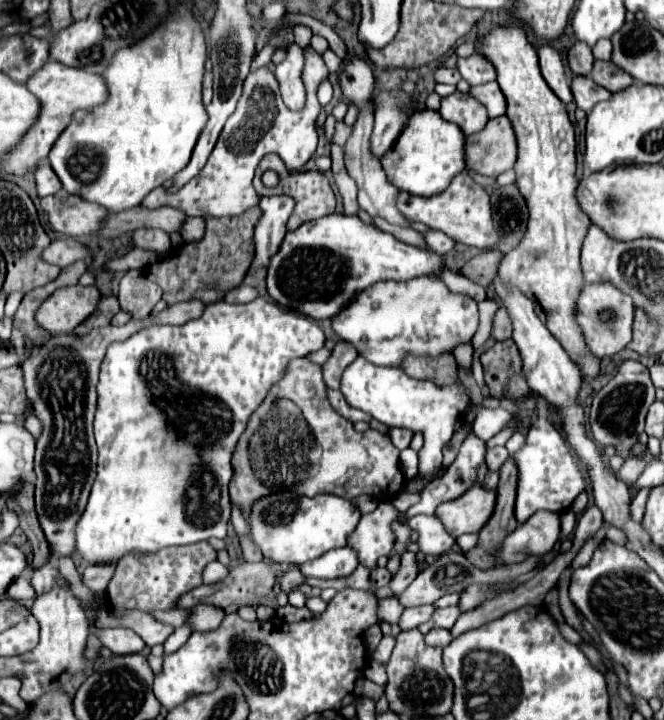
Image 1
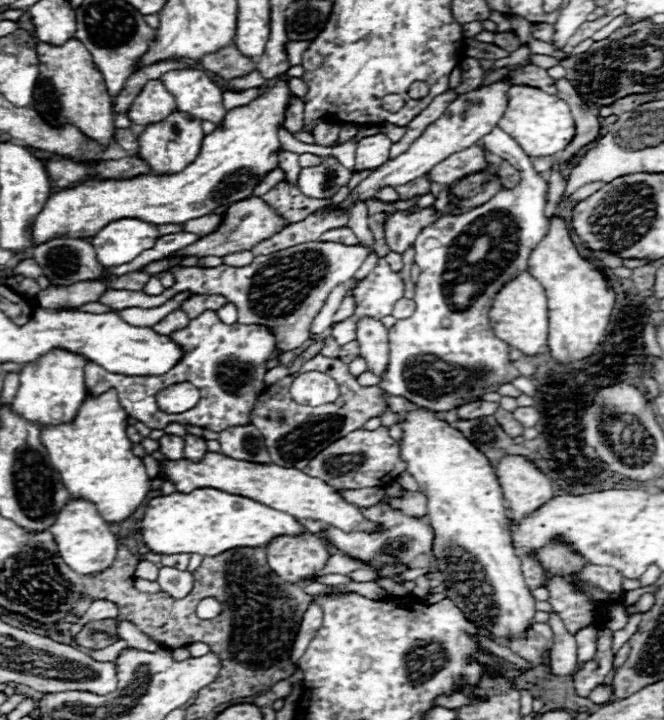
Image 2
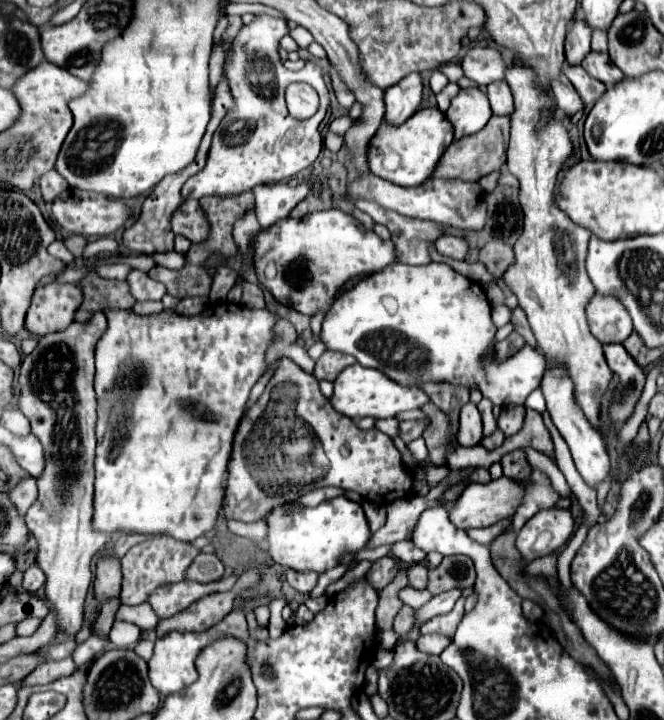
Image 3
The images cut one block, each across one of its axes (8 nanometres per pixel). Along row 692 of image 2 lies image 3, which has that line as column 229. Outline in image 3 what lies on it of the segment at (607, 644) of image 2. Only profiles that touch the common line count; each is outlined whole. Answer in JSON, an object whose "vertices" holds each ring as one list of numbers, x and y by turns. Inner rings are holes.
{"vertices":[[236,576,220,578,212,584,198,584,198,582,174,582,174,584,162,584,148,596,148,604,154,608,158,618,170,618,182,610,186,610,192,602,200,600,206,594,212,592,226,592,234,586]]}

